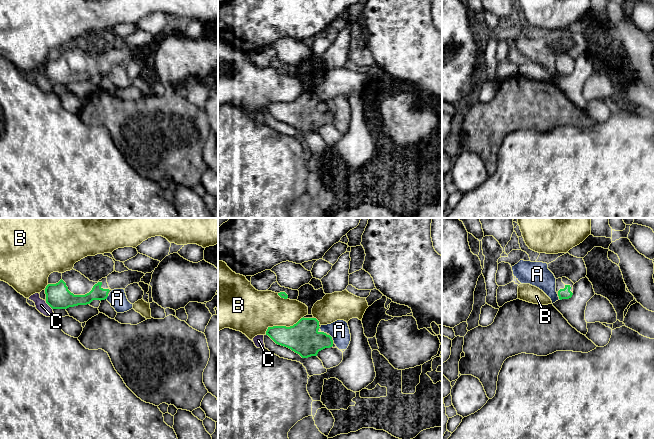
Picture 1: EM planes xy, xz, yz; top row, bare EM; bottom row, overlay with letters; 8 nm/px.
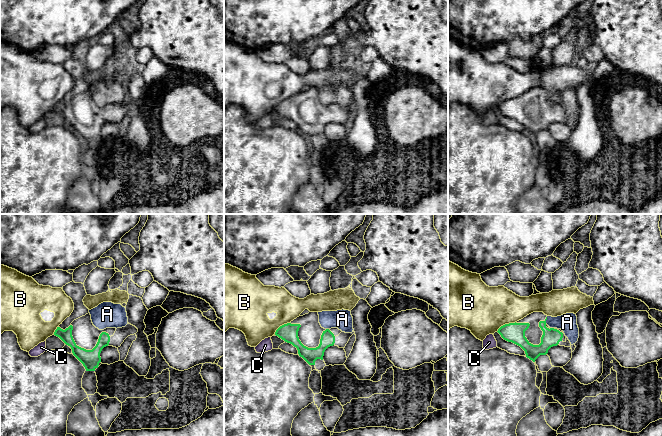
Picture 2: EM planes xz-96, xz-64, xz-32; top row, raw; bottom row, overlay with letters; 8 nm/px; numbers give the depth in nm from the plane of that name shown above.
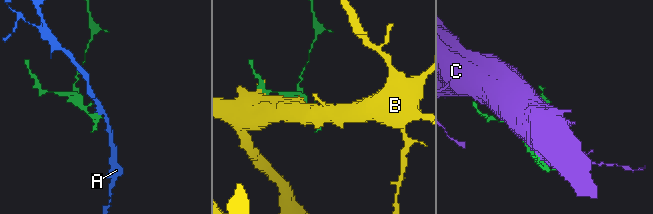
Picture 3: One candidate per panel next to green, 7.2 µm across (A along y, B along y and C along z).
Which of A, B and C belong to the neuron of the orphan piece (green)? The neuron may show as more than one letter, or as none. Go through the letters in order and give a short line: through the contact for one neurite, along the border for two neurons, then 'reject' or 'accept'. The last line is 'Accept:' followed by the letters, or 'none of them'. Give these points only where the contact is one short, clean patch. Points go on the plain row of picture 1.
A: xz (321, 107), (325, 109) | reject
B: reject
C: reject
Accept: none of them

